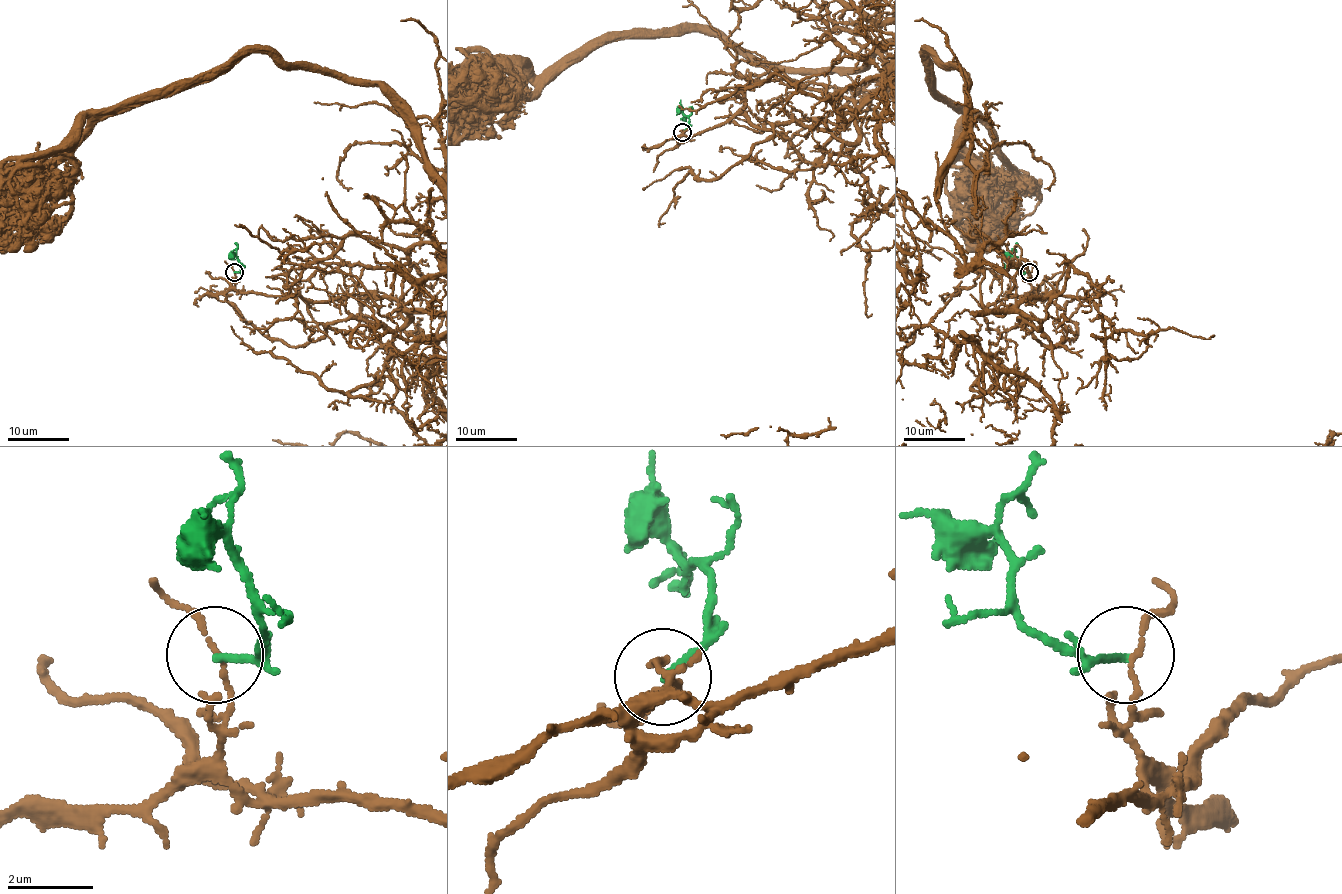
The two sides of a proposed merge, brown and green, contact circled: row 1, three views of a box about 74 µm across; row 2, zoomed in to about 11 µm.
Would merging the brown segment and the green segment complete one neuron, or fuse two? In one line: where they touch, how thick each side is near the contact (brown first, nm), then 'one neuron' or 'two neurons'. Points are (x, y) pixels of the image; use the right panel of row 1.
at (1029, 272); 90 nm thick on the brown side, 130 nm on the other; two neurons

